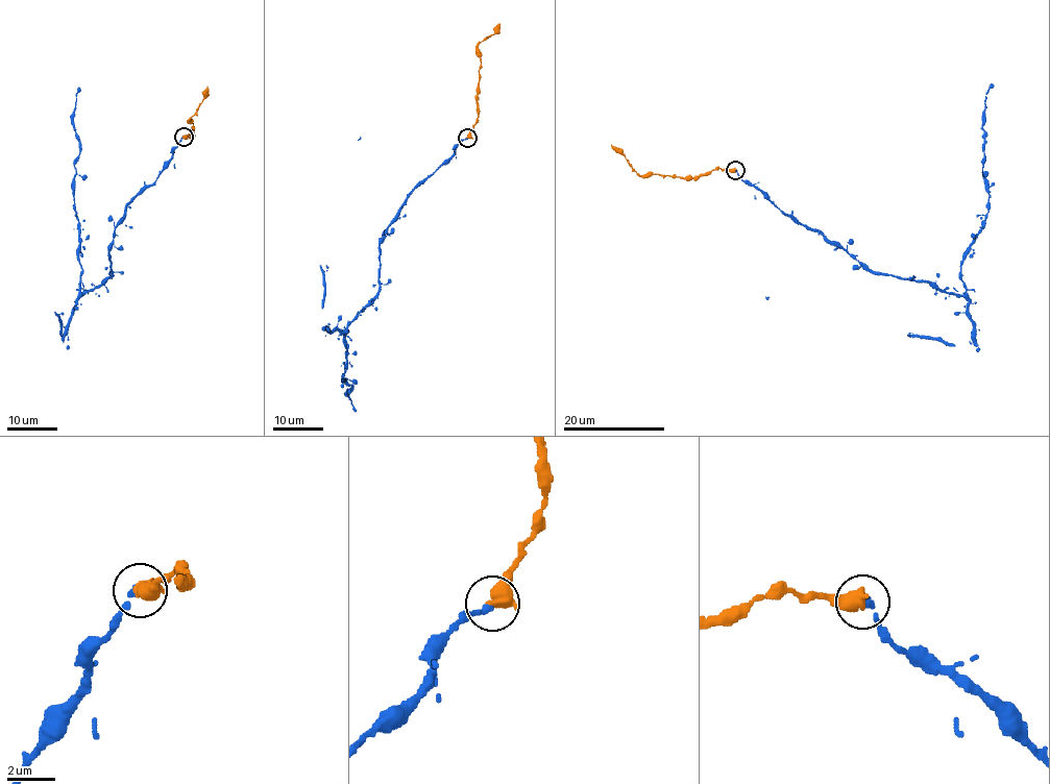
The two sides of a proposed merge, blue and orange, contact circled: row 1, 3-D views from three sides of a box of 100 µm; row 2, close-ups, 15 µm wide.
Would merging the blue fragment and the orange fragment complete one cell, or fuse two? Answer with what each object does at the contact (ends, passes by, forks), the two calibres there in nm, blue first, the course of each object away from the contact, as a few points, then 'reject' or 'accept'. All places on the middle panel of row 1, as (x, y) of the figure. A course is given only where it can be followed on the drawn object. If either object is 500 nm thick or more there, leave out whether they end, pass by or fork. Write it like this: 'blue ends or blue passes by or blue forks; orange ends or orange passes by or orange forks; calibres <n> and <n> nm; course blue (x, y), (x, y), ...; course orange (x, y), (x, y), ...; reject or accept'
blue ends; orange ends; calibres 240 and 460 nm; course blue (467, 139), (413, 190), (379, 244), (380, 292), (344, 332), (343, 383), (351, 386), (355, 411); course orange (467, 138), (478, 117), (481, 62), (477, 45), (494, 32), (498, 24); accept

